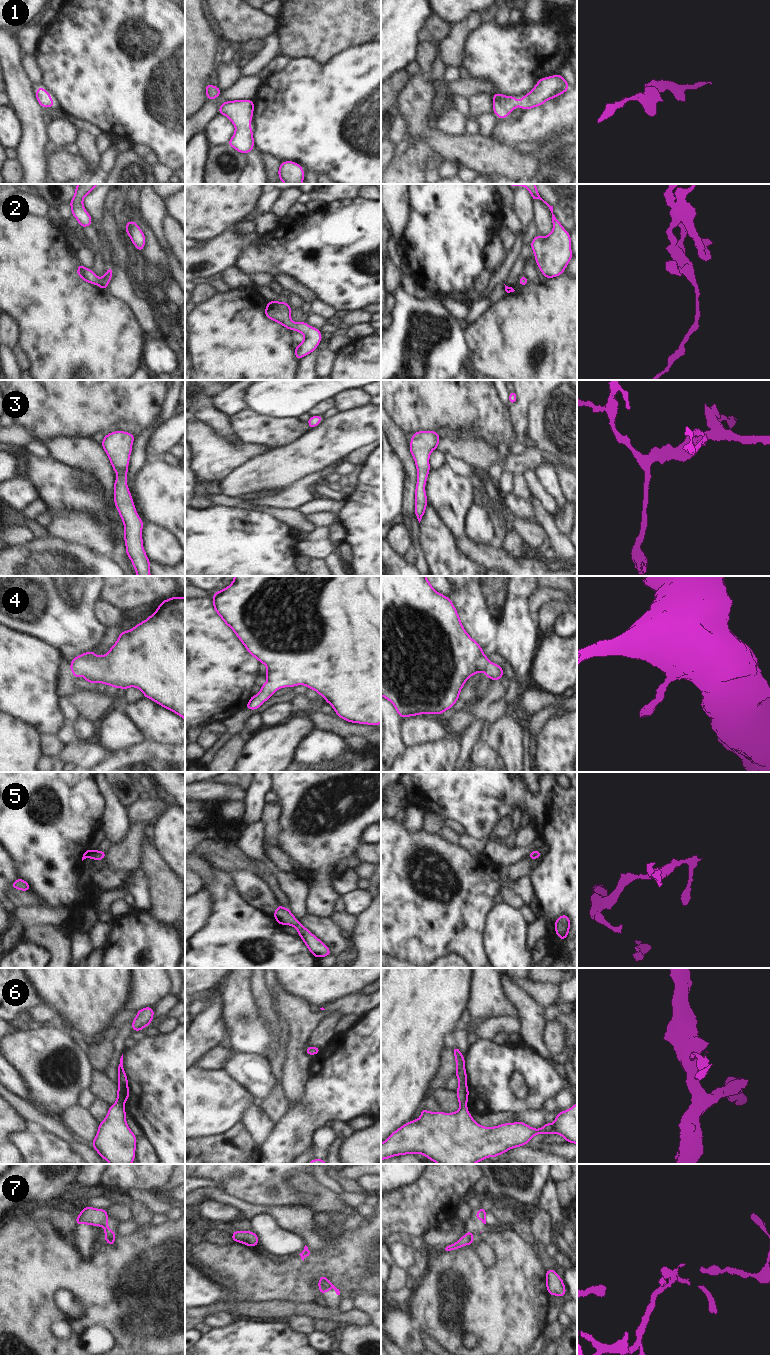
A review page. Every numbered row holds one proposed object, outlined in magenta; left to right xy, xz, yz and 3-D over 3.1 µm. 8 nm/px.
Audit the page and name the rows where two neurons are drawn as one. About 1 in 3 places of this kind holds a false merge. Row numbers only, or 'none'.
none

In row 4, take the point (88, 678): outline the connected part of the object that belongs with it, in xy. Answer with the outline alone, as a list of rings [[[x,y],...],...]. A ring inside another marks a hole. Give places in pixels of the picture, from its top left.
[[[173,596],[161,601],[157,610],[145,621],[138,623],[131,630],[120,632],[116,643],[107,654],[98,656],[93,650],[83,653],[74,657],[70,669],[76,679],[82,674],[89,683],[99,682],[124,690],[129,687],[139,688],[144,697],[173,711],[185,720],[185,597]]]

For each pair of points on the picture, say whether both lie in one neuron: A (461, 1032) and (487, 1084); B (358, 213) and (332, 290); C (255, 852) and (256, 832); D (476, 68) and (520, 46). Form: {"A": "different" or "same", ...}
{"A": "different", "B": "same", "C": "same", "D": "same"}

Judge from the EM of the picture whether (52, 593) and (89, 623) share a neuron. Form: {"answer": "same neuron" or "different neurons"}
{"answer": "same neuron"}

